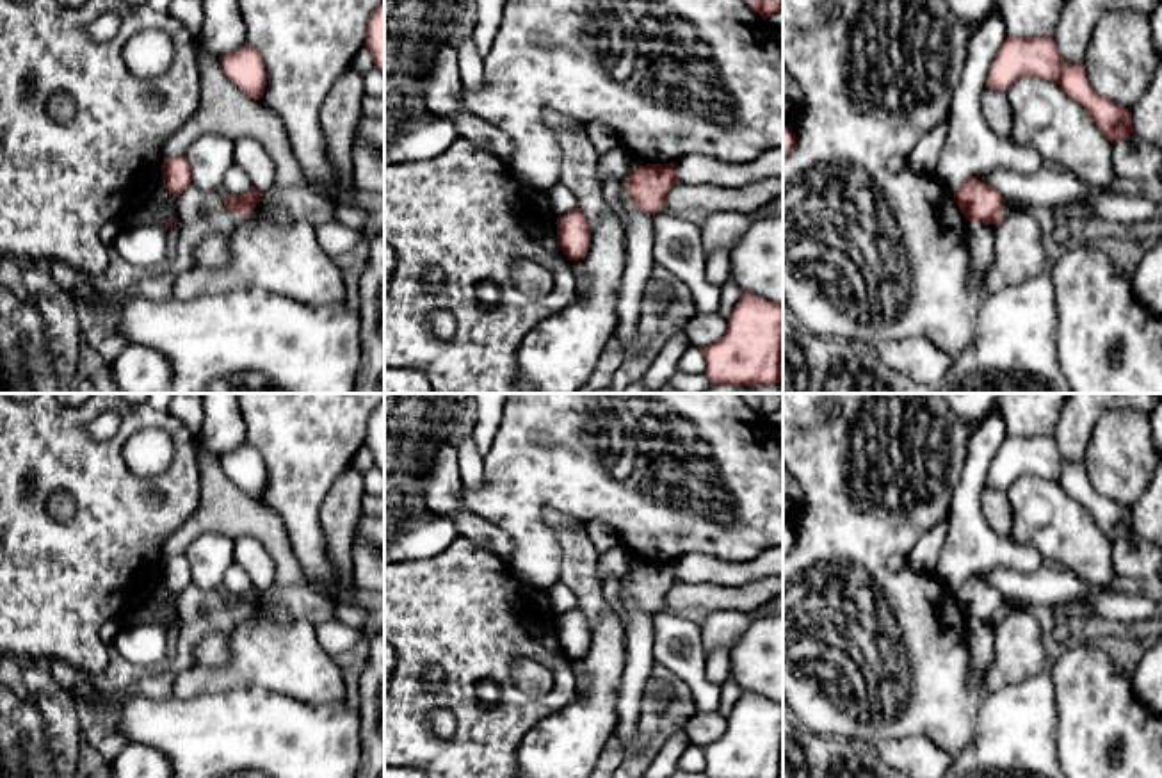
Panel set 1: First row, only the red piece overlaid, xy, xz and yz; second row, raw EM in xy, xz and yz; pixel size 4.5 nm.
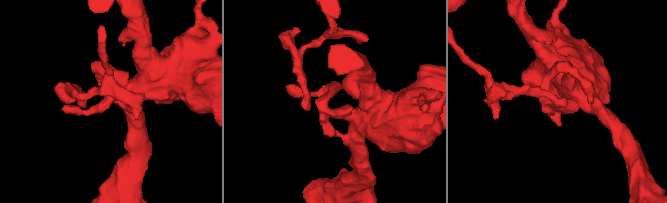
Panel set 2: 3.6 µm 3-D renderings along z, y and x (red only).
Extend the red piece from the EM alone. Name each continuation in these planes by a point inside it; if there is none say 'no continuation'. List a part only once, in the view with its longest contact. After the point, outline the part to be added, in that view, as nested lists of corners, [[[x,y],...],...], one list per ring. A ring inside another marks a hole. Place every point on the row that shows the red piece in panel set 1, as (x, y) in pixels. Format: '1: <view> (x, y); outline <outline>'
no continuation

